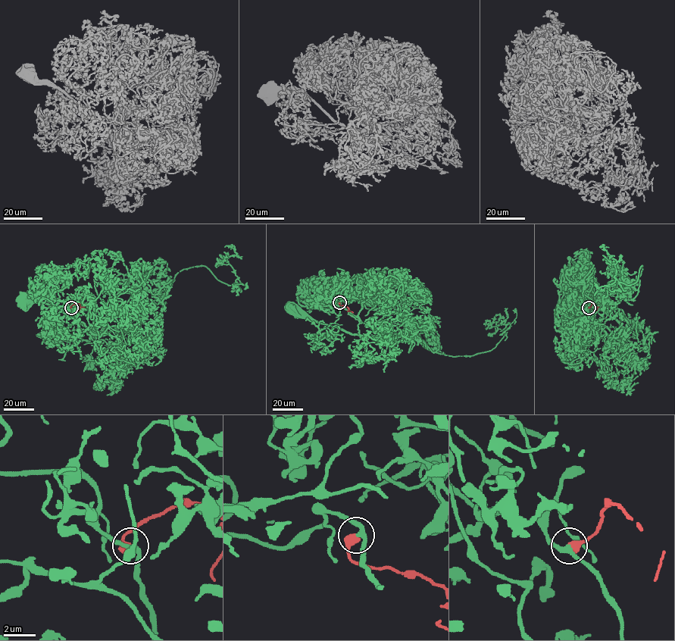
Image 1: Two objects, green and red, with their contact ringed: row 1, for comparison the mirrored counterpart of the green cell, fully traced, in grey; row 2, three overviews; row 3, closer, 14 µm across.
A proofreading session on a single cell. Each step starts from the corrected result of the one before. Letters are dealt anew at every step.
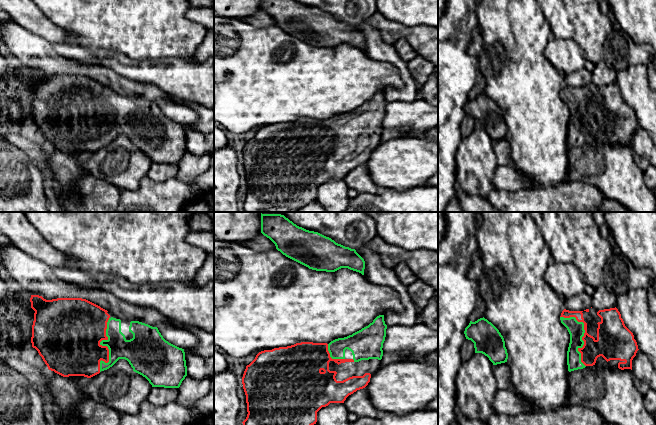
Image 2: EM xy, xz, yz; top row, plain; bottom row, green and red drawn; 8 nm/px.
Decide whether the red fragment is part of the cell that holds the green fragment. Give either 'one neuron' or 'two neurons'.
one neuron

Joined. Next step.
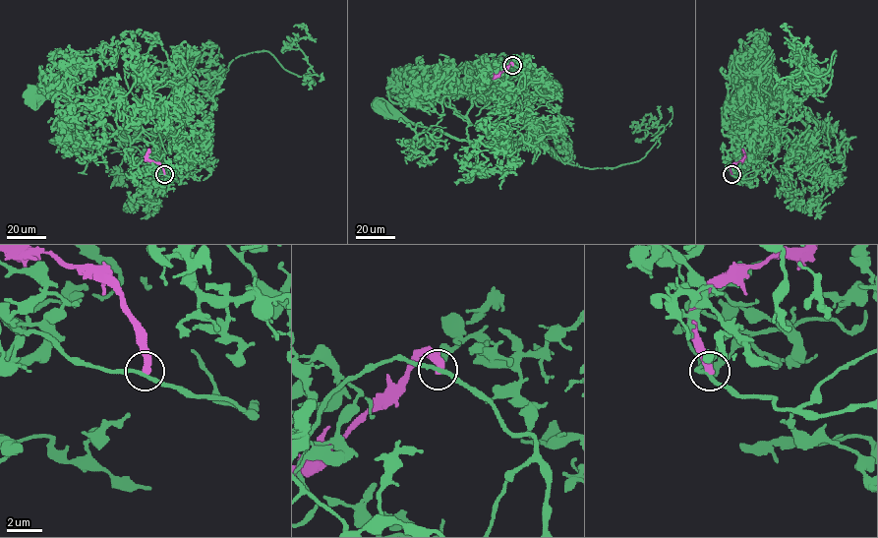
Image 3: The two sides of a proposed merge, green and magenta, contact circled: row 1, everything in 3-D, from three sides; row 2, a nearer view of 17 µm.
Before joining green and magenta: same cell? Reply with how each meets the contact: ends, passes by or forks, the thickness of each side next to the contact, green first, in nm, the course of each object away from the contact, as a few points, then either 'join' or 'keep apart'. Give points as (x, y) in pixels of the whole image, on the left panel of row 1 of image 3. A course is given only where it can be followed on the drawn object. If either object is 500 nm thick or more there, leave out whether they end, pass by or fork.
green passes by | magenta ends | 200/440 nm | green via (163, 174), (176, 179), (153, 146), (131, 143), (123, 123), (123, 140), (144, 140), (30, 95) | magenta via (163, 174), (159, 164), (146, 157), (148, 149) | keep apart

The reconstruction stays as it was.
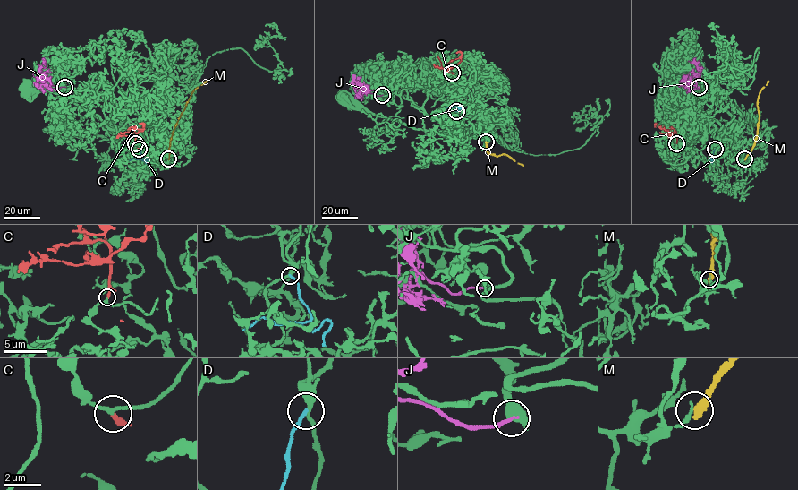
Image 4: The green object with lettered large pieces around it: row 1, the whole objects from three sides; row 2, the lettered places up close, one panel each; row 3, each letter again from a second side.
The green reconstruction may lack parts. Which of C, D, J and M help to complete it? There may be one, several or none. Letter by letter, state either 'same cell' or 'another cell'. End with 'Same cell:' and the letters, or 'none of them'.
C: same cell
D: another cell
J: another cell
M: another cell
Same cell: C

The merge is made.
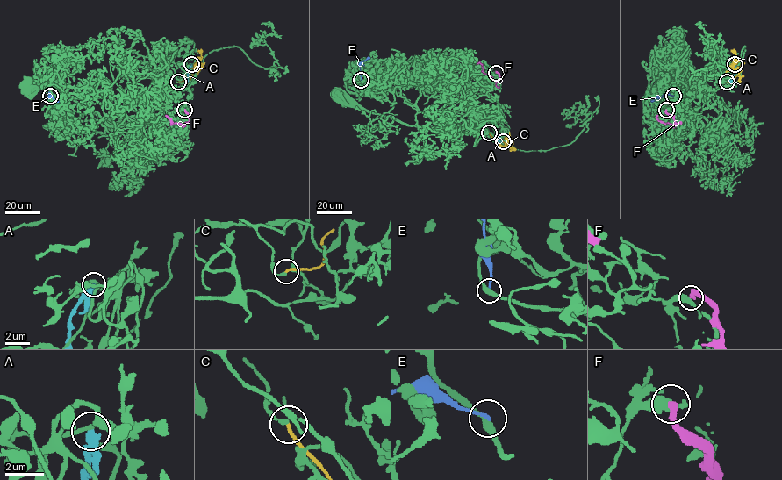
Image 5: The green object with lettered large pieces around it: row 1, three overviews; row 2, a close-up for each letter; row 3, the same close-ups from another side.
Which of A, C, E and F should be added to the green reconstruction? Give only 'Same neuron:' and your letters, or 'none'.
Same neuron: none

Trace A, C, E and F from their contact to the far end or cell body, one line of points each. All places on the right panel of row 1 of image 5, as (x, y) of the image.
A: (735, 64), (735, 77), (729, 82)
C: (727, 82), (740, 76), (741, 70), (732, 68), (737, 58), (731, 51)
E: (673, 96), (664, 93), (651, 101)
F: (666, 110), (675, 122), (674, 125), (661, 122), (657, 115)

